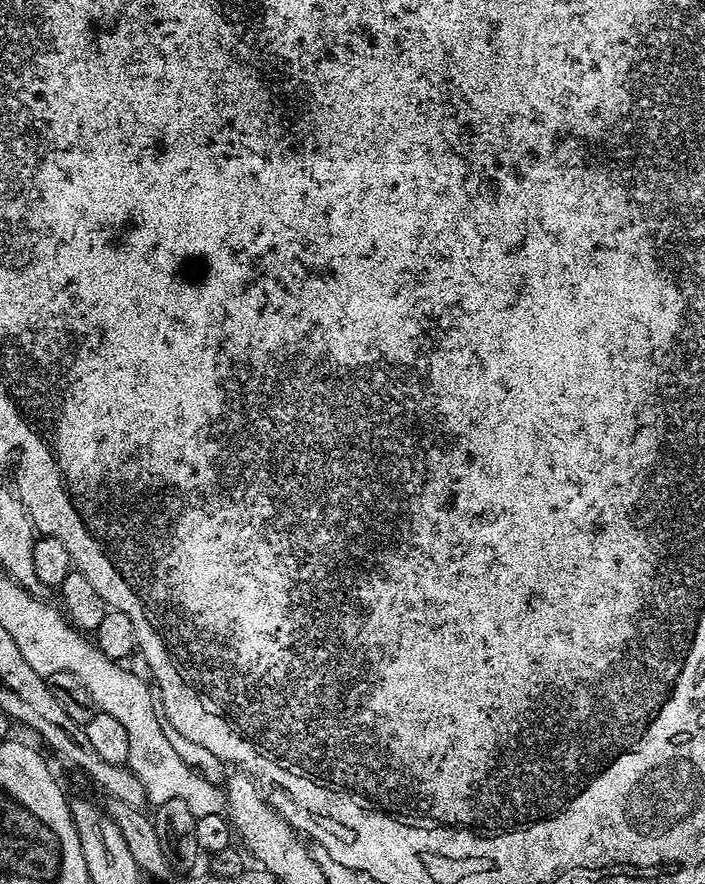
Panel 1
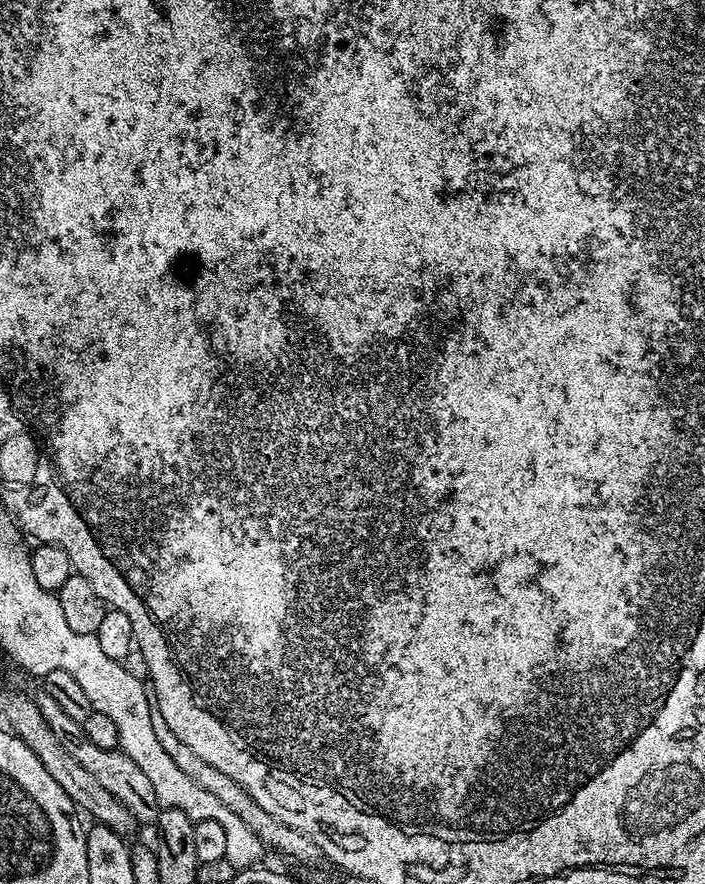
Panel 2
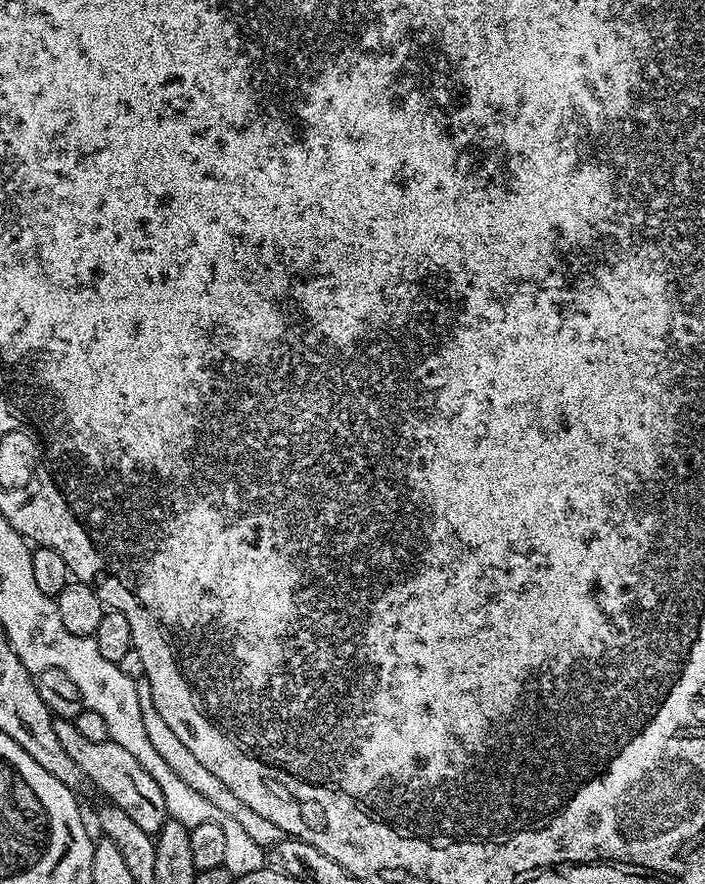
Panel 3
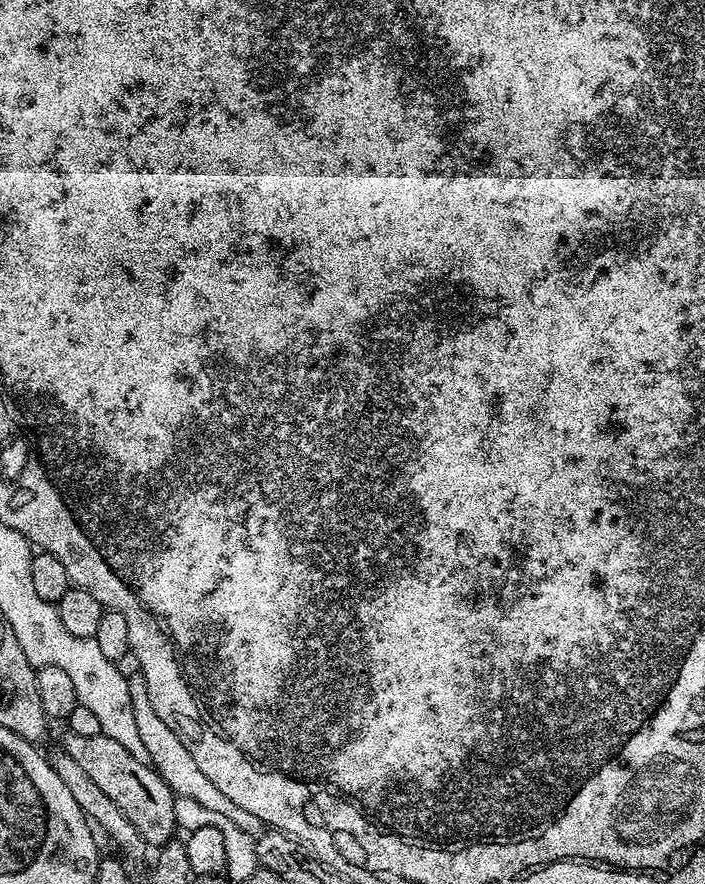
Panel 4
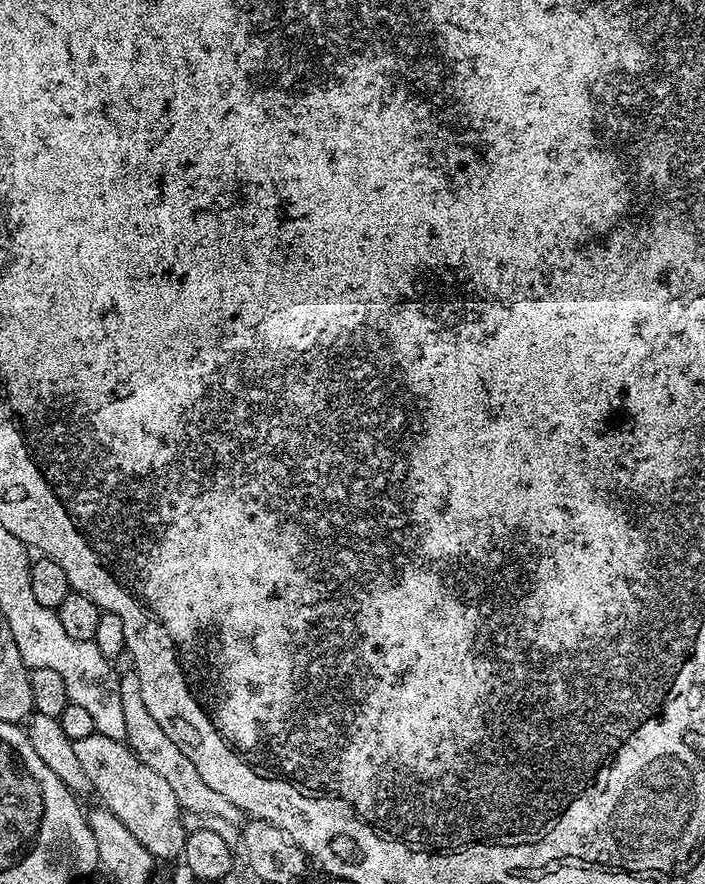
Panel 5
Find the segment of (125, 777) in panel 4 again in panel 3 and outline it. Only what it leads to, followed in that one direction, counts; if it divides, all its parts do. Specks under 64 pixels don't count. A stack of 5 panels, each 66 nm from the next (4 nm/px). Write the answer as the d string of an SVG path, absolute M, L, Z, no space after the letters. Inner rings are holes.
M54 719L54 731L58 733L58 739L62 742L66 754L78 762L78 766L84 771L89 781L96 783L96 788L105 796L105 801L111 802L115 807L126 810L130 819L142 830L157 834L163 828L163 824L170 818L166 810L166 798L162 798L162 790L158 782L142 770L142 765L134 759L134 754L122 750L112 740L106 739L102 742L89 742L71 720Z

